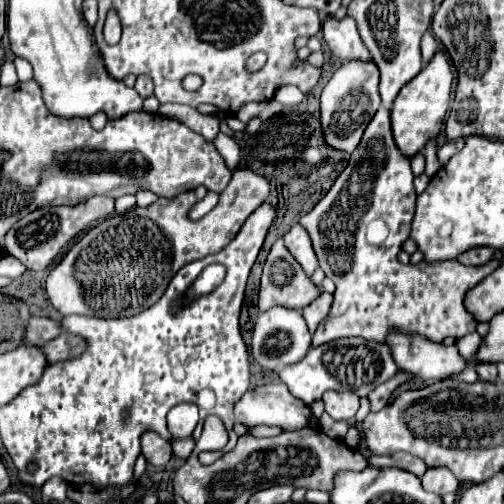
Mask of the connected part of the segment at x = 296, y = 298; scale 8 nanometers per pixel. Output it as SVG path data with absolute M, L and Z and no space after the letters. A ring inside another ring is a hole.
M279 238L263 266L263 276L261 276L261 290L259 290L259 310L265 312L273 308L275 304L287 306L287 308L305 308L309 306L315 298L319 296L319 288L305 276L303 268L297 264L297 260L289 254L289 250L283 244L283 238ZM285 282L285 284L281 284Z

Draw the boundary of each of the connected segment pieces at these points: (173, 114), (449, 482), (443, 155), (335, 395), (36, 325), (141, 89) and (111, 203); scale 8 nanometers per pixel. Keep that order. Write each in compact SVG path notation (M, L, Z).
M161 104L159 112L163 116L173 118L173 120L181 120L183 124L187 124L195 132L201 132L205 136L205 140L213 140L217 136L219 126L221 126L223 118L227 116L225 112L199 114L197 110L193 110L189 106L179 106L179 104Z
M429 468L423 474L421 482L427 492L433 492L437 496L457 492L457 488L459 488L459 480L447 468Z
M463 140L445 142L445 144L439 148L439 162L441 162L441 164L447 164L461 148L463 148Z
M325 392L323 396L325 412L333 420L353 420L357 408L359 408L359 396L355 392Z
M33 316L27 322L27 334L23 344L33 344L33 346L43 346L45 342L57 338L57 334L61 334L61 322L53 320L53 318L45 318L45 316Z
M137 76L135 90L139 92L139 96L141 96L141 98L151 96L151 94L153 94L153 80L149 80L149 76Z
M93 196L87 202L77 206L45 206L21 218L13 228L5 234L5 248L11 256L21 260L29 270L43 272L49 264L61 254L61 250L81 232L89 230L95 222L105 220L115 210L115 200L107 196Z

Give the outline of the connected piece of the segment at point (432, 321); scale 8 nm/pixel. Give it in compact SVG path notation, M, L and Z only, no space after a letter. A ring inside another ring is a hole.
M379 108L373 120L369 122L361 144L349 158L347 168L339 174L329 194L305 216L299 224L309 232L315 254L319 258L321 270L335 282L335 300L327 318L319 324L313 334L313 346L345 338L345 336L363 336L365 340L387 342L389 332L407 332L421 334L431 342L443 342L445 338L463 338L469 332L475 332L477 320L465 308L465 294L477 286L485 276L489 276L501 262L493 260L483 266L463 266L457 260L445 262L441 266L429 266L425 262L417 265L402 264L397 260L401 244L409 236L411 220L415 214L415 188L413 172L407 156L401 156L397 144L393 144L391 116L387 108Z

